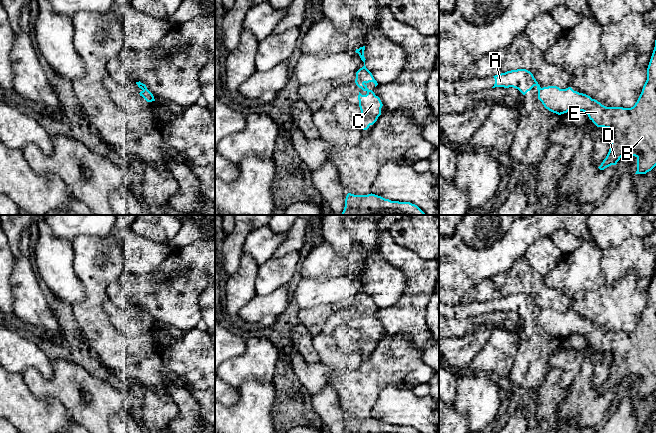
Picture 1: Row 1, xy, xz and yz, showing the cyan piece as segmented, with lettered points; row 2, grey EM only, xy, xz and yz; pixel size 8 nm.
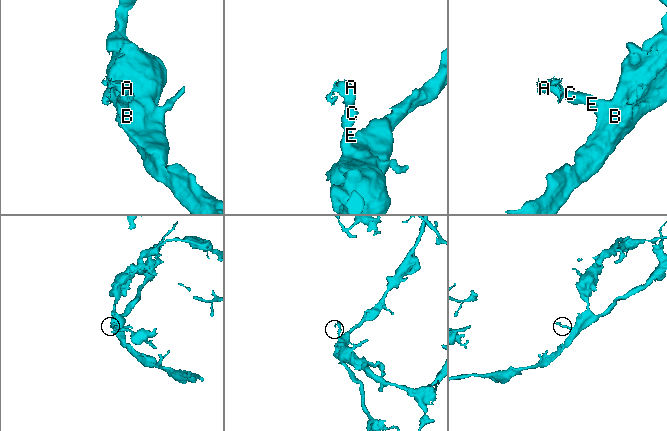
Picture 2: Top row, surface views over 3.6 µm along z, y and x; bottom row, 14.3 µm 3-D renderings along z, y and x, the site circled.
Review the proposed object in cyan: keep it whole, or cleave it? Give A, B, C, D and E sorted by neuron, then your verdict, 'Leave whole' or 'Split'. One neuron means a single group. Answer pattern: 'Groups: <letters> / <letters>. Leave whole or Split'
Groups: A / B C D E. Split

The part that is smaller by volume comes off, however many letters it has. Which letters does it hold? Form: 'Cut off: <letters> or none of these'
Cut off: A

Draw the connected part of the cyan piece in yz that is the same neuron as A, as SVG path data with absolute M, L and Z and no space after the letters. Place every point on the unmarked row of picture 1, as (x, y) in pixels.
M517 293L501 297L493 300L495 303L495 311L509 312L513 311L518 313L523 319L530 315L534 310L537 314L541 312L533 298L526 293Z

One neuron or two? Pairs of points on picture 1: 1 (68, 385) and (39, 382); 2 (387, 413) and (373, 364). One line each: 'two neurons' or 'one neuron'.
1: one neuron
2: two neurons

